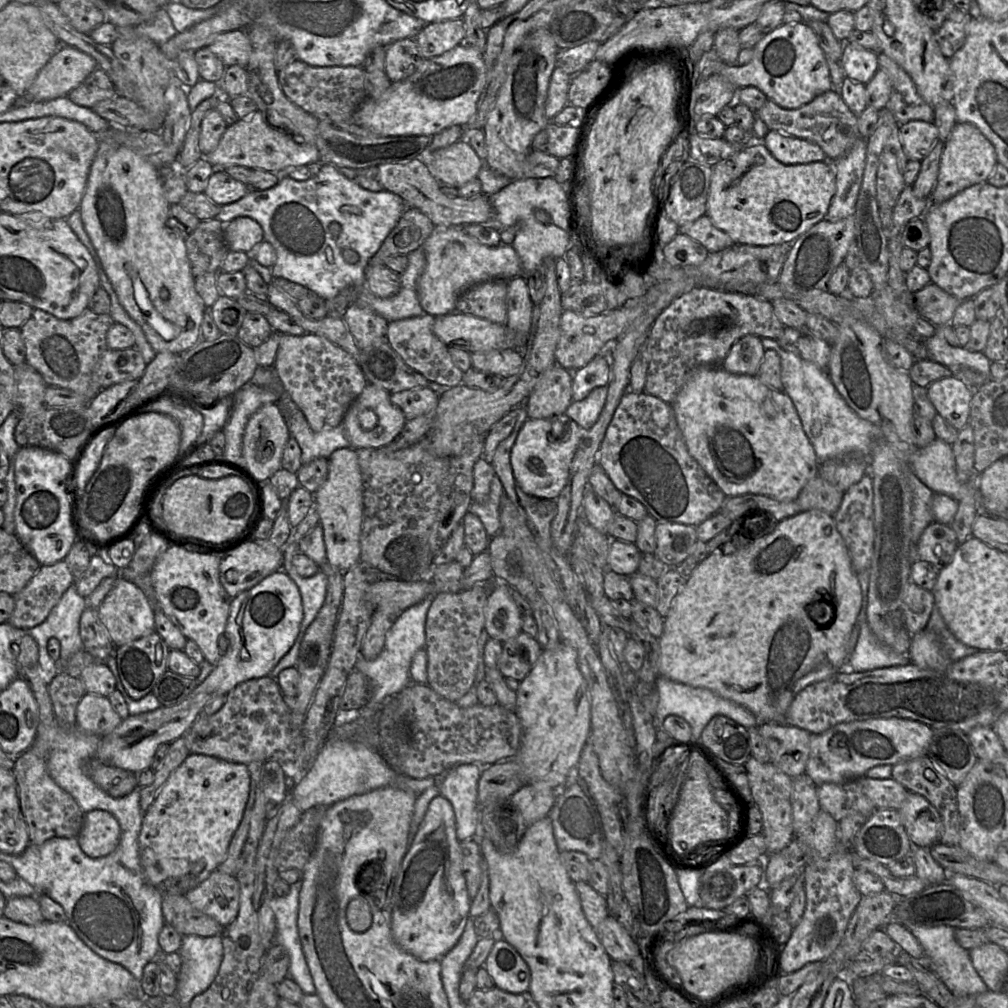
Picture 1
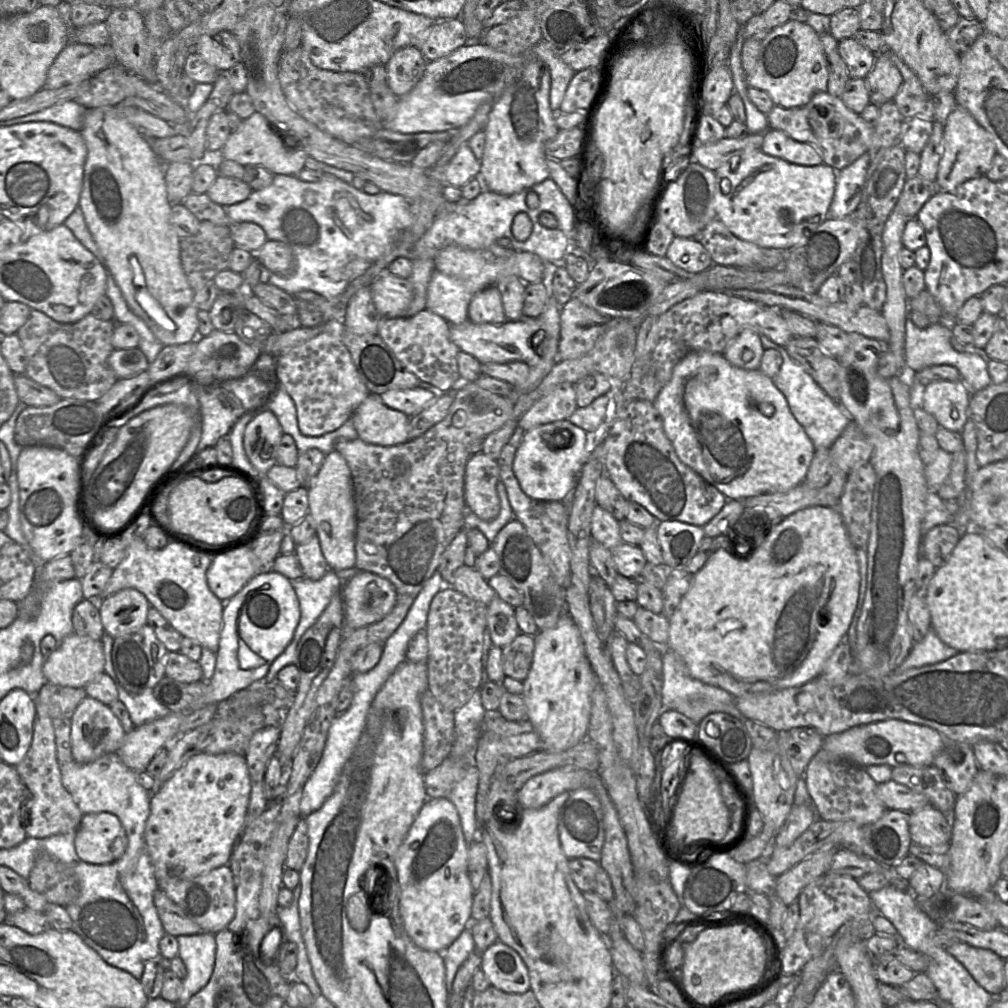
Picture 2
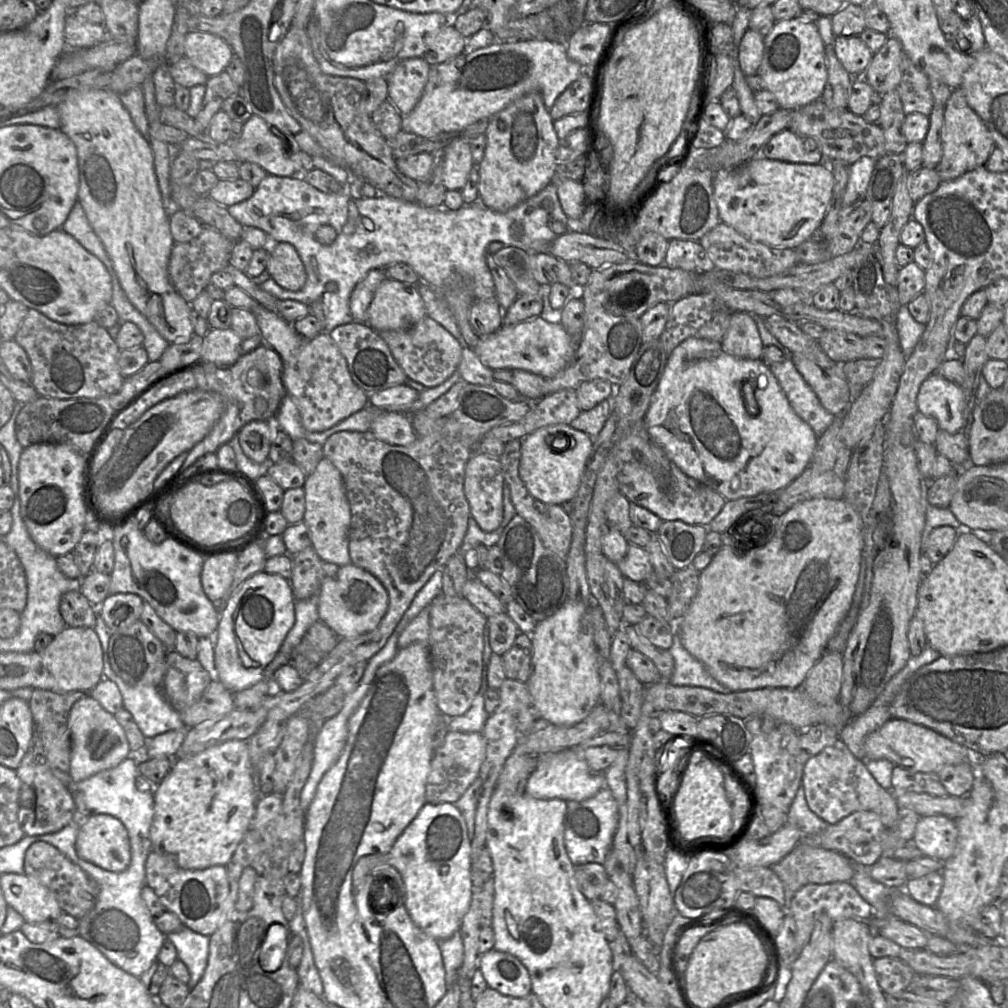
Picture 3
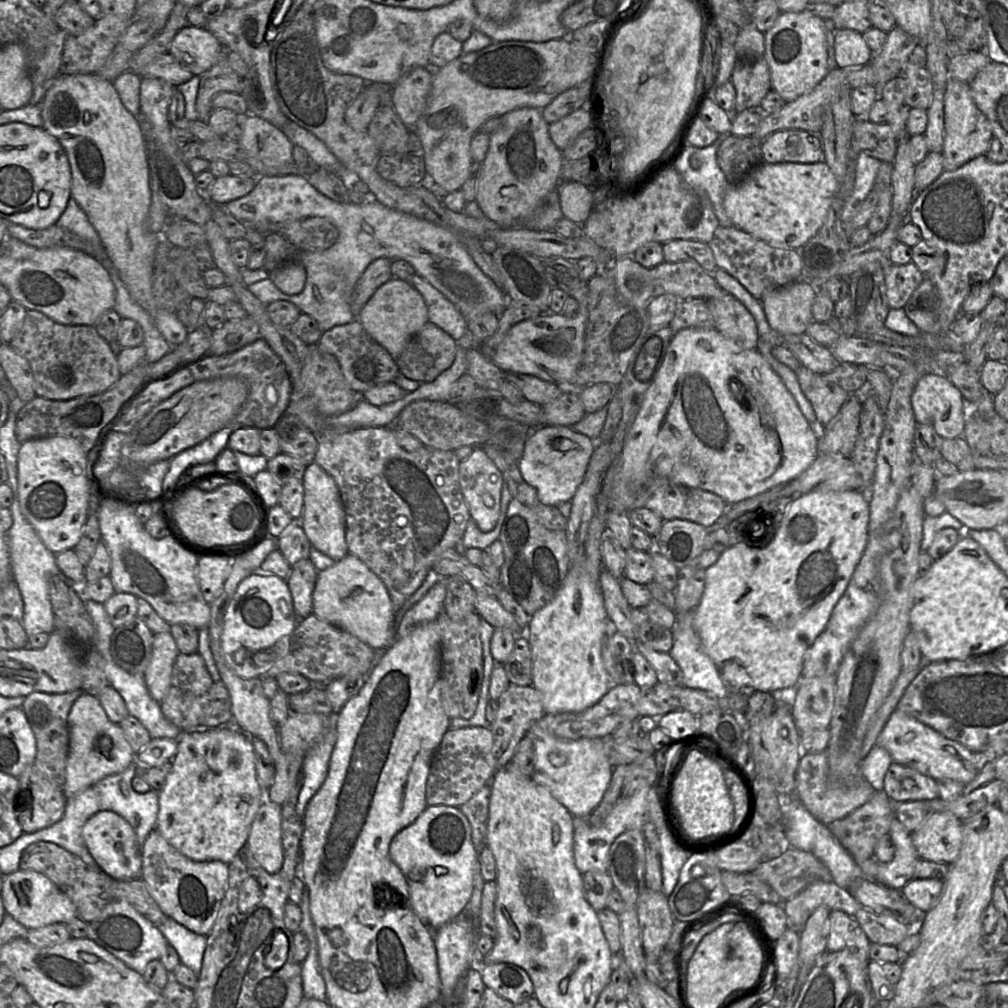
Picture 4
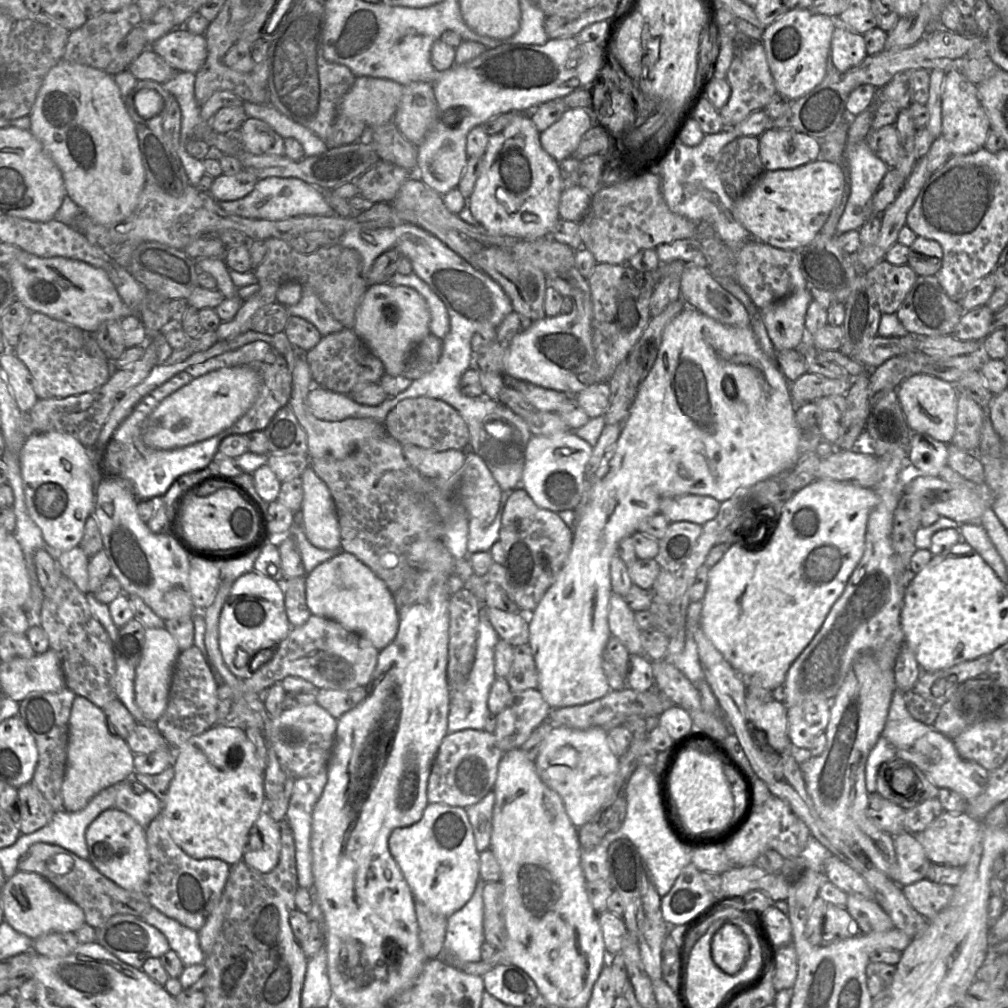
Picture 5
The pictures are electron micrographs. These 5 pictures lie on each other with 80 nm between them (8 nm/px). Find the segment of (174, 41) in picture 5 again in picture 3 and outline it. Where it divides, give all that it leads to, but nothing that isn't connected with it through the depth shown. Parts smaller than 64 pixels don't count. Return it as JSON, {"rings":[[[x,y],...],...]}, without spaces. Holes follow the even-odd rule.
{"rings":[[[189,31],[184,42],[184,57],[208,77],[226,70],[234,53],[221,37],[202,31]]]}

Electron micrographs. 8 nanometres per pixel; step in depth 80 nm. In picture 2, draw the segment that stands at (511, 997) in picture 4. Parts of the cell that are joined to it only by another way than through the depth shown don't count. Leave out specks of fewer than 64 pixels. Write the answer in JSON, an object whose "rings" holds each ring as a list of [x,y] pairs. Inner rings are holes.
{"rings":[[[497,940],[480,953],[480,970],[491,986],[511,994],[523,994],[530,989],[527,966],[514,949]]]}

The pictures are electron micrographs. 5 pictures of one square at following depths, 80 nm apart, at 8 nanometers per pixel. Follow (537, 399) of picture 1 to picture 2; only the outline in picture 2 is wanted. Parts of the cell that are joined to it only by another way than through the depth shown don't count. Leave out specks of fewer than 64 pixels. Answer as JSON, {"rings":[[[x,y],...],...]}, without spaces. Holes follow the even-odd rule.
{"rings":[[[564,382],[536,401],[518,420],[517,427],[525,432],[541,424],[569,419],[577,407],[574,385]]]}

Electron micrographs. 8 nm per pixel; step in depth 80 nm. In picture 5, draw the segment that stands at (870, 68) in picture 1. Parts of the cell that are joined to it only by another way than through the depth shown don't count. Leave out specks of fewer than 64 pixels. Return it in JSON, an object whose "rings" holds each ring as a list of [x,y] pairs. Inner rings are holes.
{"rings":[[[840,23],[833,32],[831,46],[832,63],[839,71],[859,65],[868,55],[864,35]]]}

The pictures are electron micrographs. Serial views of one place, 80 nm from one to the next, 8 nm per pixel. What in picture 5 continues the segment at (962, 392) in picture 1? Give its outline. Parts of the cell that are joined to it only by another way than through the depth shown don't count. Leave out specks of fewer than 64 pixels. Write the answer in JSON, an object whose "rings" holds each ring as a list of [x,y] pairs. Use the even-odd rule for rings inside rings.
{"rings":[[[919,373],[905,379],[894,391],[912,433],[928,434],[945,444],[951,442],[956,428],[959,394],[955,384]]]}

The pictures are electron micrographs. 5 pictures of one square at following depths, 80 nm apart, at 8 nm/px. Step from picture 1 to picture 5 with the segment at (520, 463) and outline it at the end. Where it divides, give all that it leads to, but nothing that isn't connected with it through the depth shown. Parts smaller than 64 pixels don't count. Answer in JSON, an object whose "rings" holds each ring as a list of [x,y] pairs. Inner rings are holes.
{"rings":[[[573,432],[552,436],[531,436],[525,450],[525,461],[520,487],[540,508],[560,512],[574,510],[587,489],[586,466],[592,446]]]}

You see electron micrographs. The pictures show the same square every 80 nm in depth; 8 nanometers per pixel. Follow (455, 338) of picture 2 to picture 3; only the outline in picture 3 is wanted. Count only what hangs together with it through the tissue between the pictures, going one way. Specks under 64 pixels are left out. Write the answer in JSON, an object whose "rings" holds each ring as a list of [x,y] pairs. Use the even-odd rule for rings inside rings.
{"rings":[[[540,316],[510,326],[501,326],[496,332],[480,336],[473,351],[481,362],[492,370],[522,369],[552,378],[572,360],[577,346],[559,322],[548,322]]]}

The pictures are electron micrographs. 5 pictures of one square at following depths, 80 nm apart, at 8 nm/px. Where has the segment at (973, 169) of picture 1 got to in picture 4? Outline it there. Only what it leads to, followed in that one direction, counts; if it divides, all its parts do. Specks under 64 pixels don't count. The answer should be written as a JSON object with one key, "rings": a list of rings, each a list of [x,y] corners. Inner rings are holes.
{"rings":[[[950,78],[944,93],[944,143],[941,152],[944,170],[956,170],[970,160],[986,154],[992,138],[991,125],[976,106],[969,83]]]}

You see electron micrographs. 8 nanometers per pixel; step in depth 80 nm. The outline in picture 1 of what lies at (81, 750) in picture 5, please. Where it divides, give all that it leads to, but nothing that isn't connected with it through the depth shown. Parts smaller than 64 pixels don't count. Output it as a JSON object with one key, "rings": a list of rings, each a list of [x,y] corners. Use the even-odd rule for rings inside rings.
{"rings":[[[86,693],[76,709],[76,727],[88,734],[103,737],[111,733],[122,719],[107,697]]]}

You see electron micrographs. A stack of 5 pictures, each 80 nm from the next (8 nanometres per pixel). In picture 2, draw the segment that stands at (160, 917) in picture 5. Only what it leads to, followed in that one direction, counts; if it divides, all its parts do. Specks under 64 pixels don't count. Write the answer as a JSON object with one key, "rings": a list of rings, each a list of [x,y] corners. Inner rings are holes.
{"rings":[[[202,933],[177,936],[179,957],[184,963],[187,975],[182,980],[183,990],[177,1007],[185,1007],[190,998],[209,982],[215,965],[215,934]]]}

